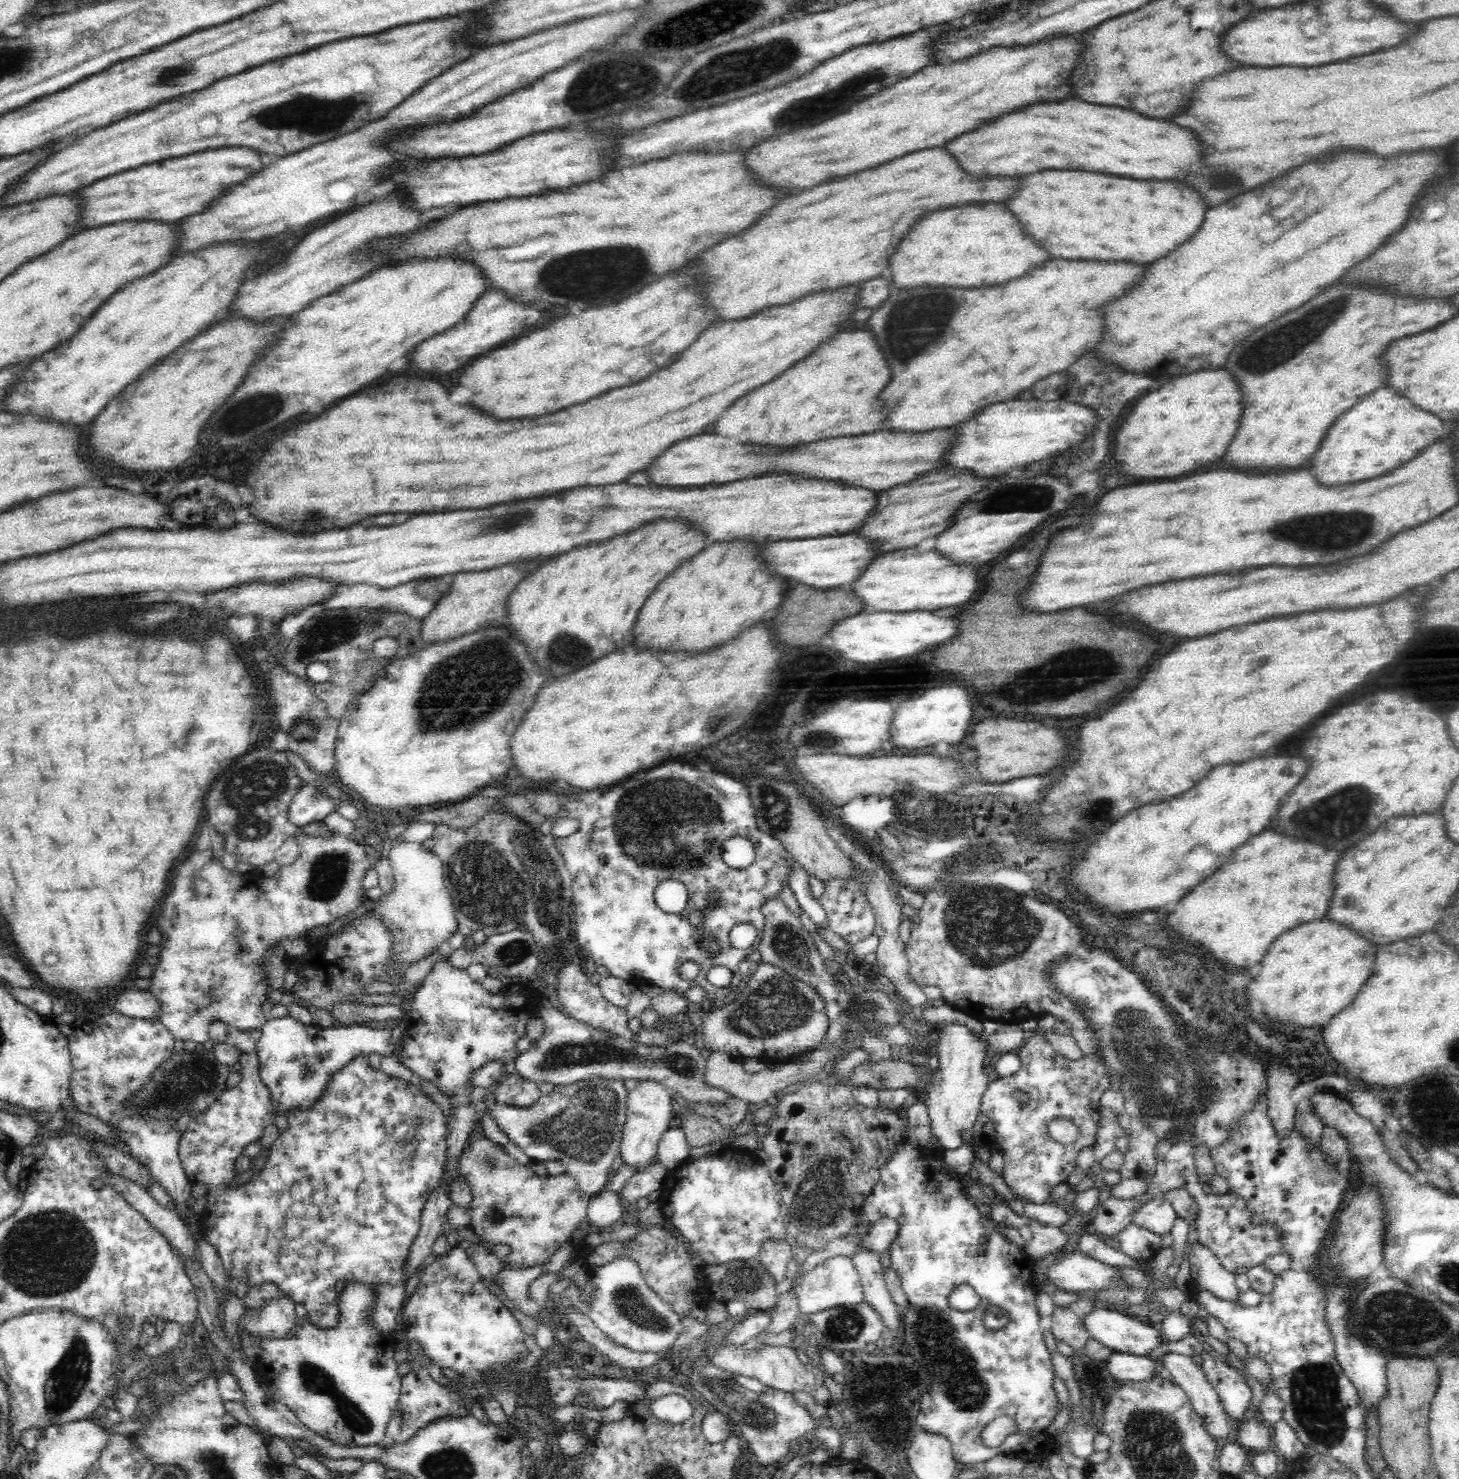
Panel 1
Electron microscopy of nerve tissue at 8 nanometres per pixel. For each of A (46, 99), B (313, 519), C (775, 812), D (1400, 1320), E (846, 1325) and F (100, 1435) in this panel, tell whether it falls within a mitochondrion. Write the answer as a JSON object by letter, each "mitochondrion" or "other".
{"A":"other","B":"mitochondrion","C":"mitochondrion","D":"mitochondrion","E":"mitochondrion","F":"other"}

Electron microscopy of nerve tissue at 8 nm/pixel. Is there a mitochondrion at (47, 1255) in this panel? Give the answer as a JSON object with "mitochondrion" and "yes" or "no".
{"mitochondrion":"yes"}

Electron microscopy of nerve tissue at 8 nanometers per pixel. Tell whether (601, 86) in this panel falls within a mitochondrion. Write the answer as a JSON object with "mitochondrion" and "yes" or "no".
{"mitochondrion":"yes"}

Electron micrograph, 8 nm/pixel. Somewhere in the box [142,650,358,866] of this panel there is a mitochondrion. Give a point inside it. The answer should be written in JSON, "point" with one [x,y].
{"point":[253,789]}

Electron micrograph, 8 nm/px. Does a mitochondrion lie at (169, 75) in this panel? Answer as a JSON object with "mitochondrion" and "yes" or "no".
{"mitochondrion":"yes"}

